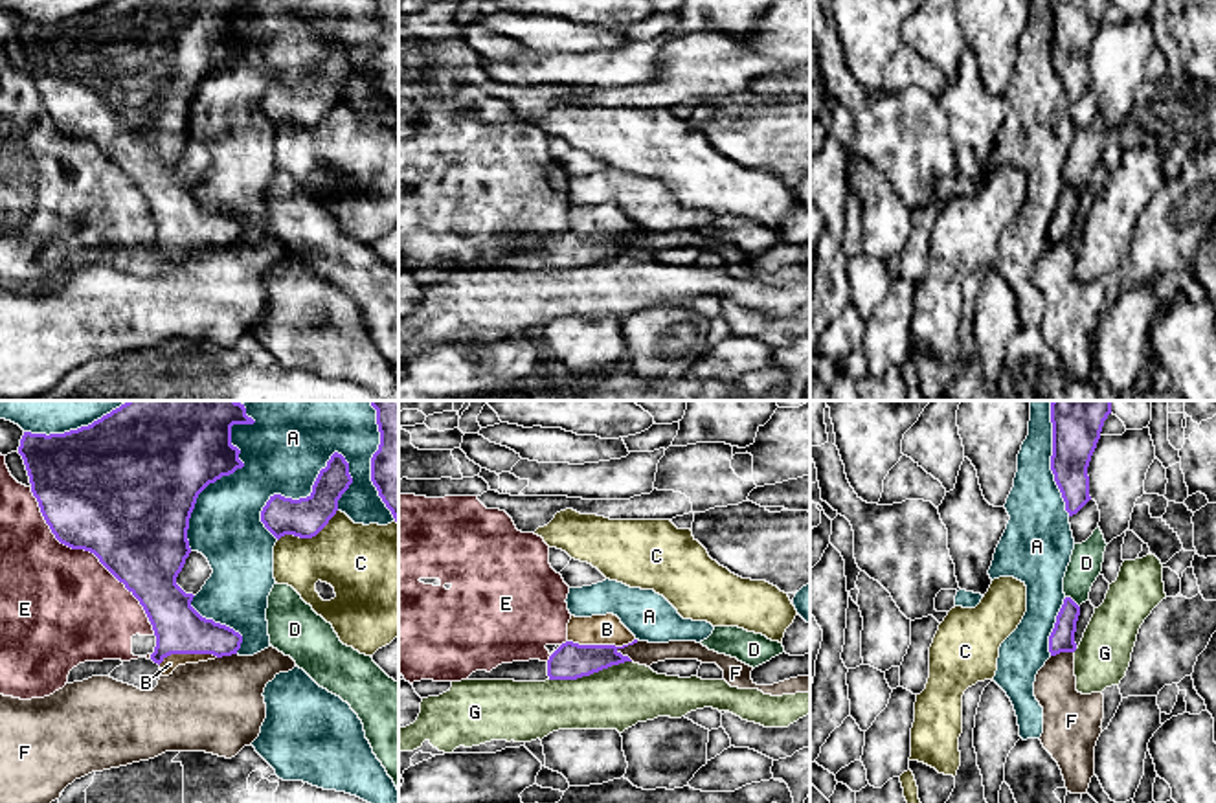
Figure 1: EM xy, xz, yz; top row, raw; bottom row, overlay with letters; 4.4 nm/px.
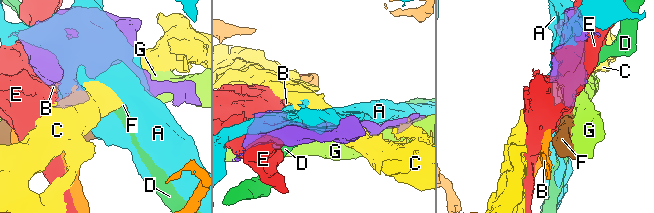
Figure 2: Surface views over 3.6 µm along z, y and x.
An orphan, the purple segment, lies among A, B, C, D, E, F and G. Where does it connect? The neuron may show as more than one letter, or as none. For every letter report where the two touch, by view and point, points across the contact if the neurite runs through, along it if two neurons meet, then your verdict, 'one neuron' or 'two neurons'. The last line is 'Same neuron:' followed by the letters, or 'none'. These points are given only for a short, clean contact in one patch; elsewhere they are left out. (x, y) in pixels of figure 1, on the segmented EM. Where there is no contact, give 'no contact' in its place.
A: xy (234, 471) | two neurons
B: xz (601, 645) | one neuron
C: xy (309, 537) | two neurons
D: yz (1073, 601) | two neurons
E: xy (83, 548) | two neurons
F: xz (627, 645) | along xz (638, 640), (616, 651) | two neurons
G: xz (590, 673) | two neurons
Same neuron: B

